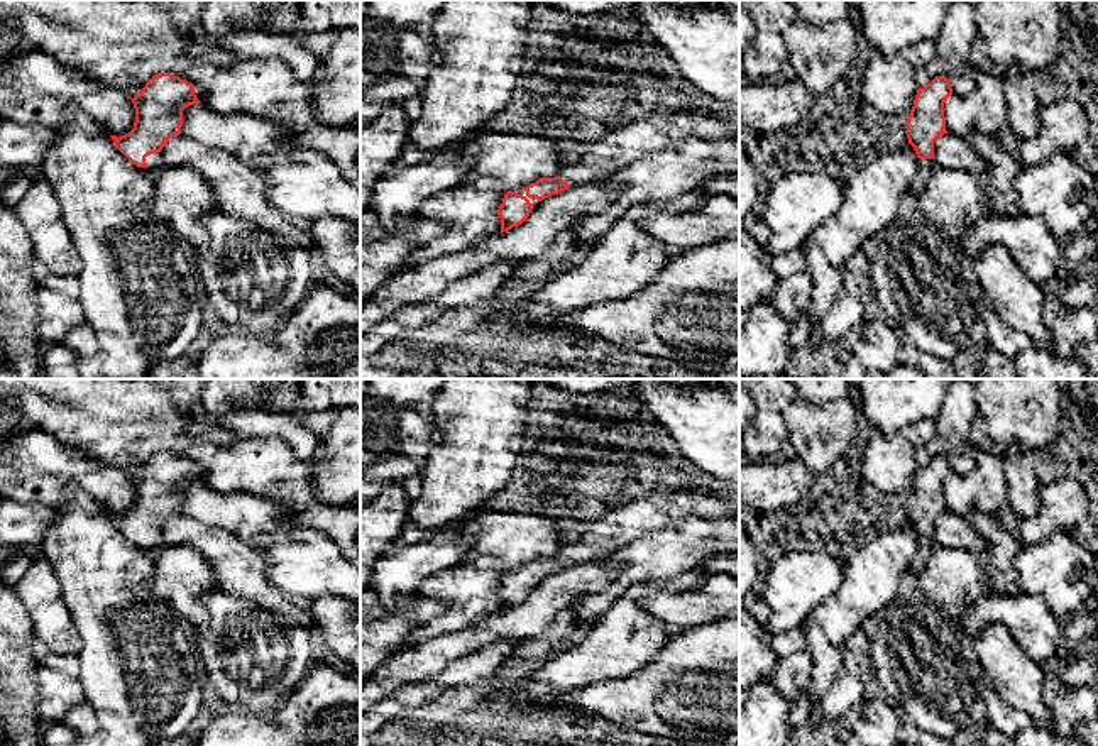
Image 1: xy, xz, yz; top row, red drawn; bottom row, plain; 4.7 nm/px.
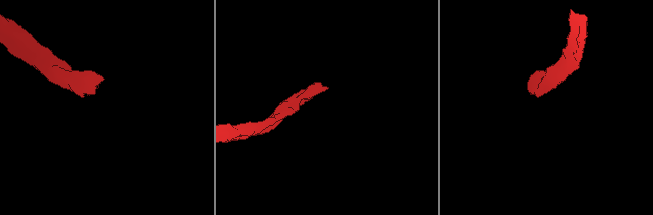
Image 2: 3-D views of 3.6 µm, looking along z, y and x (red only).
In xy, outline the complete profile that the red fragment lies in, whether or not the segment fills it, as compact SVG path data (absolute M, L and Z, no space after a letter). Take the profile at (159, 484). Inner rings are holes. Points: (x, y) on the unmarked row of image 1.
M171 452L154 455L130 479L135 487L134 507L125 514L110 516L132 543L149 555L157 555L164 523L181 513L183 489L201 480L191 462Z

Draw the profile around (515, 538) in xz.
M489 511L462 521L460 533L472 541L462 562L492 558L508 570L518 570L540 557L562 550L557 524L538 511Z

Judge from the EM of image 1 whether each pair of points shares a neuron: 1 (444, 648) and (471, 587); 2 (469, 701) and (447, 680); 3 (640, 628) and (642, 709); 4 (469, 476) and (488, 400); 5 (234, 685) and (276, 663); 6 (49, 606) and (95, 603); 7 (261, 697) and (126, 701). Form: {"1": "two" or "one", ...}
{"1": "two", "2": "two", "3": "two", "4": "one", "5": "one", "6": "two", "7": "two"}

